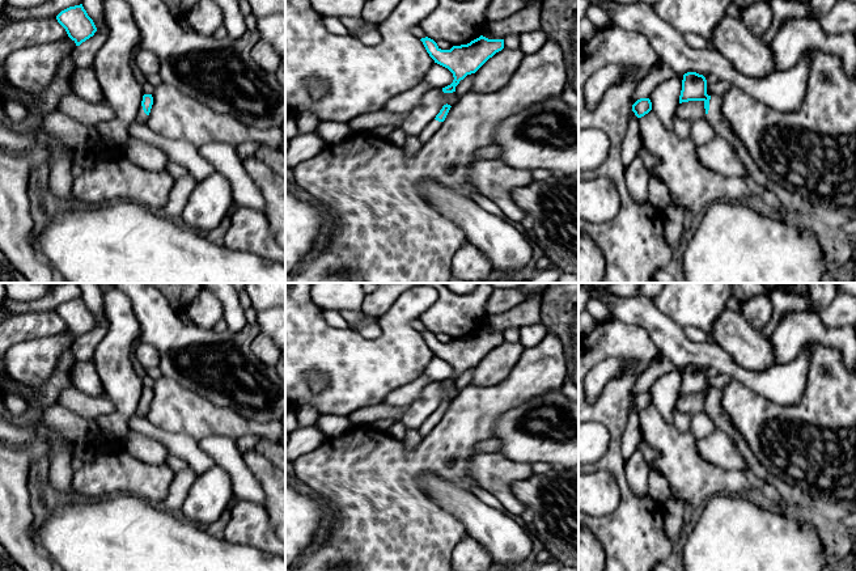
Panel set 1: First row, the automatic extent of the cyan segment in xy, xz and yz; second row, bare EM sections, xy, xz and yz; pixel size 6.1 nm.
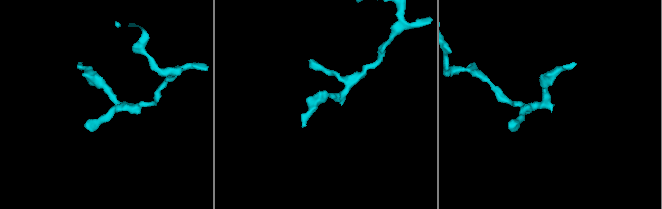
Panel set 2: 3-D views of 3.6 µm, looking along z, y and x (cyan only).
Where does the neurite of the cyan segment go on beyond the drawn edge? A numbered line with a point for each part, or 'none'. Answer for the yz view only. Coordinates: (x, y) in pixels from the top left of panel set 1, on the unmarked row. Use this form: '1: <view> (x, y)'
1: yz (715, 411)

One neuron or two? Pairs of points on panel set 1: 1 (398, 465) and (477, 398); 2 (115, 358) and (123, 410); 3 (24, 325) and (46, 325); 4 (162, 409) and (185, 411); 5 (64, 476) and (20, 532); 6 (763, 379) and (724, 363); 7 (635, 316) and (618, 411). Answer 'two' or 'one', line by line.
1: one
2: one
3: one
4: one
5: two
6: one
7: two

